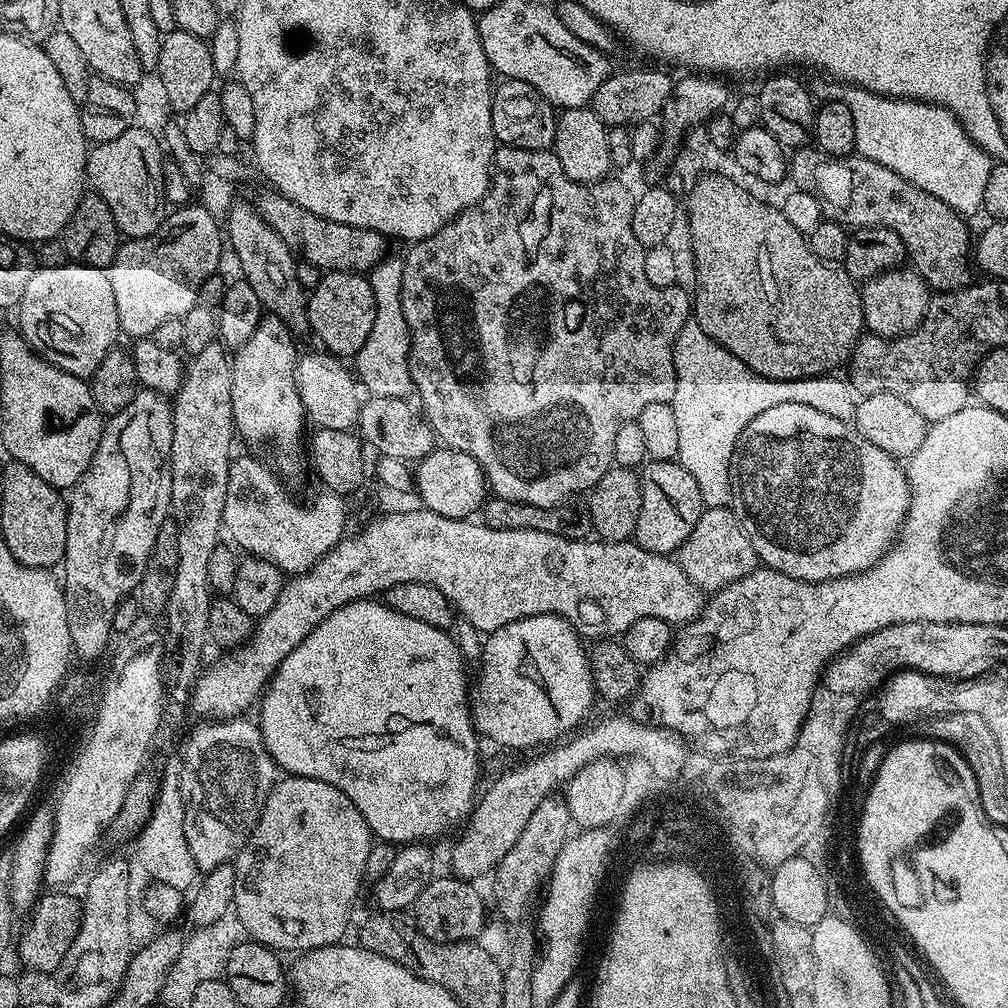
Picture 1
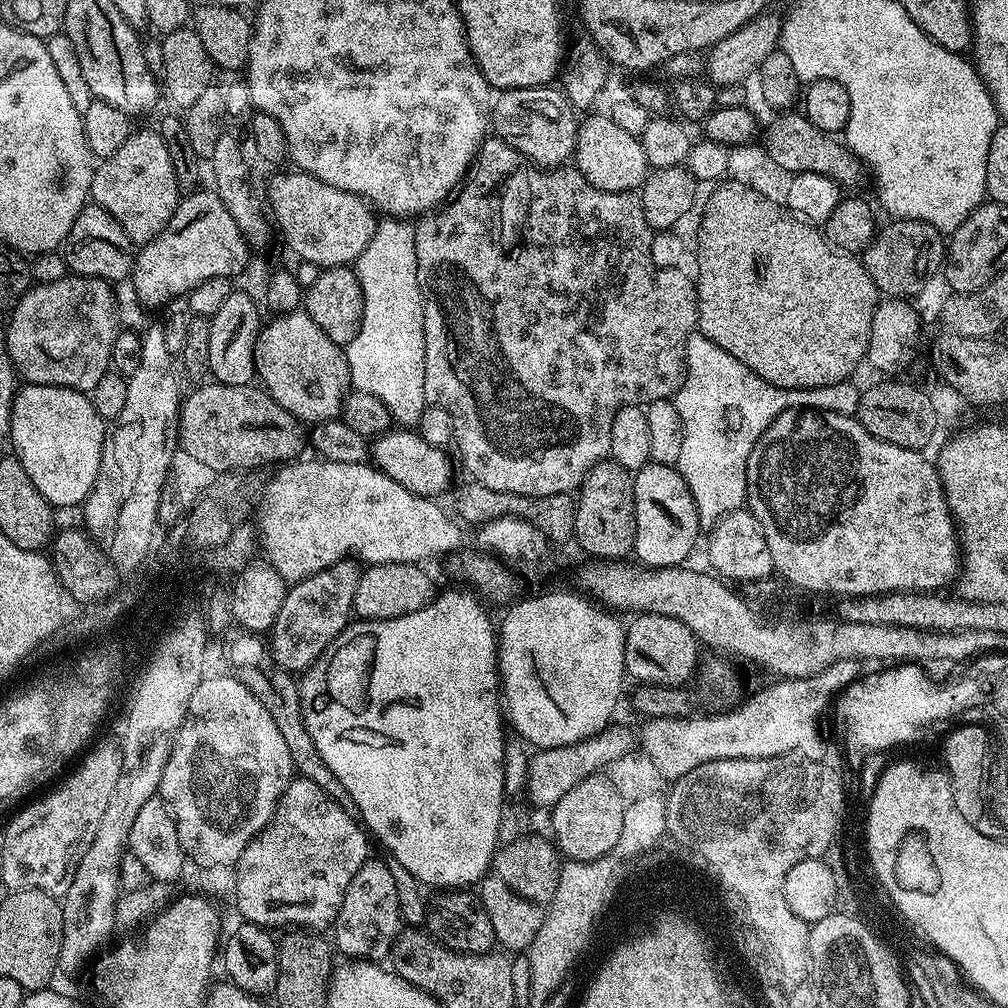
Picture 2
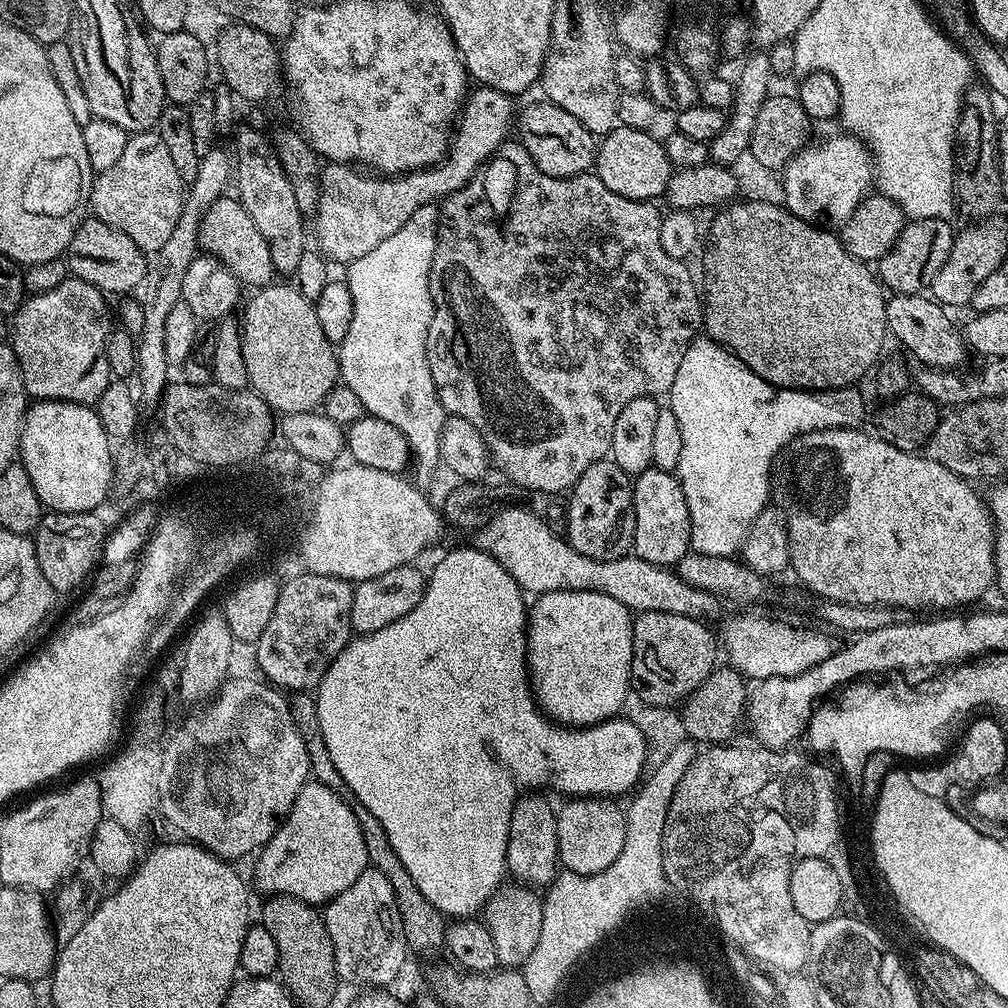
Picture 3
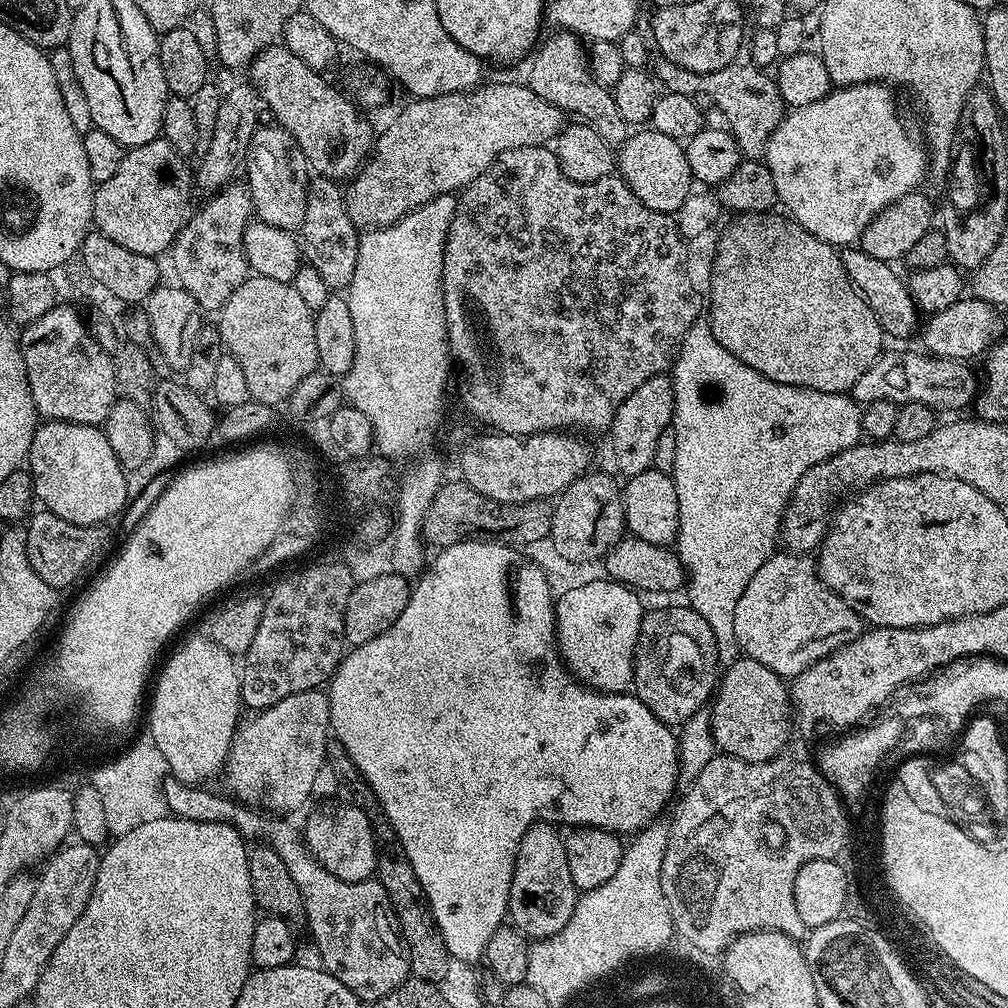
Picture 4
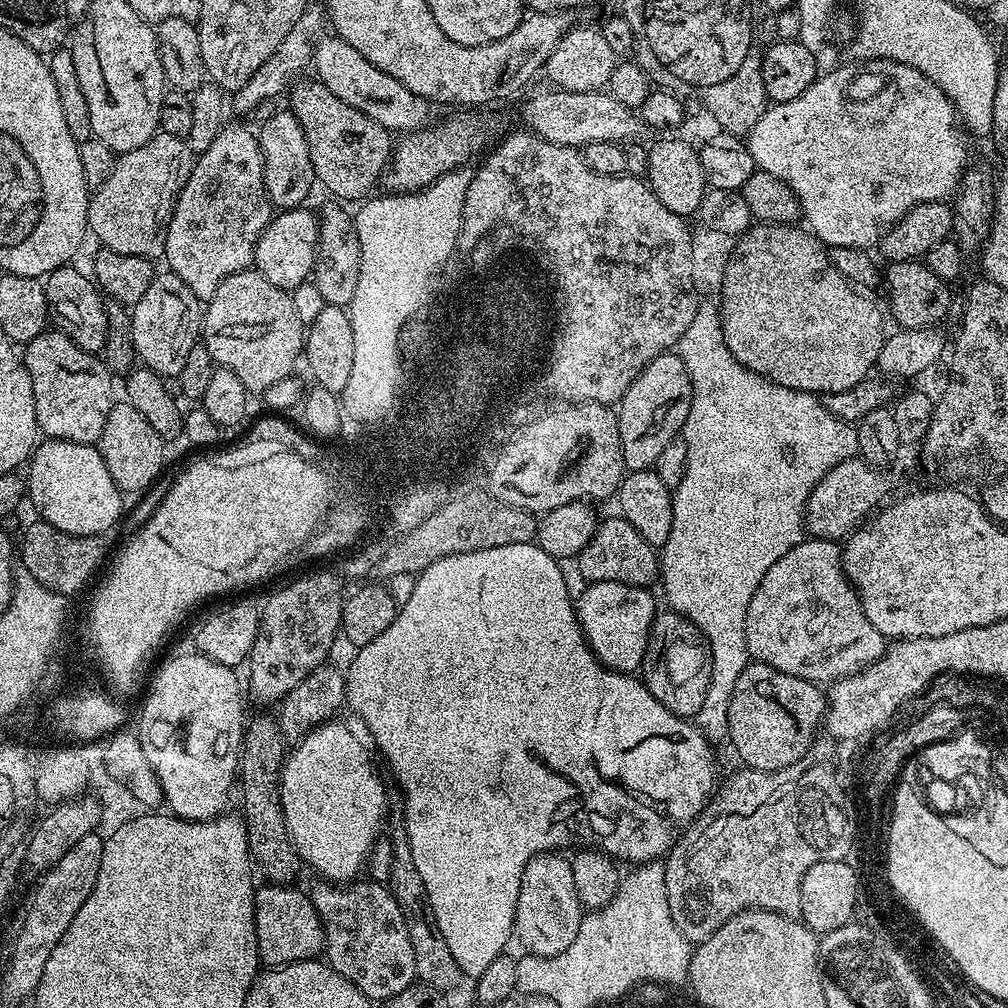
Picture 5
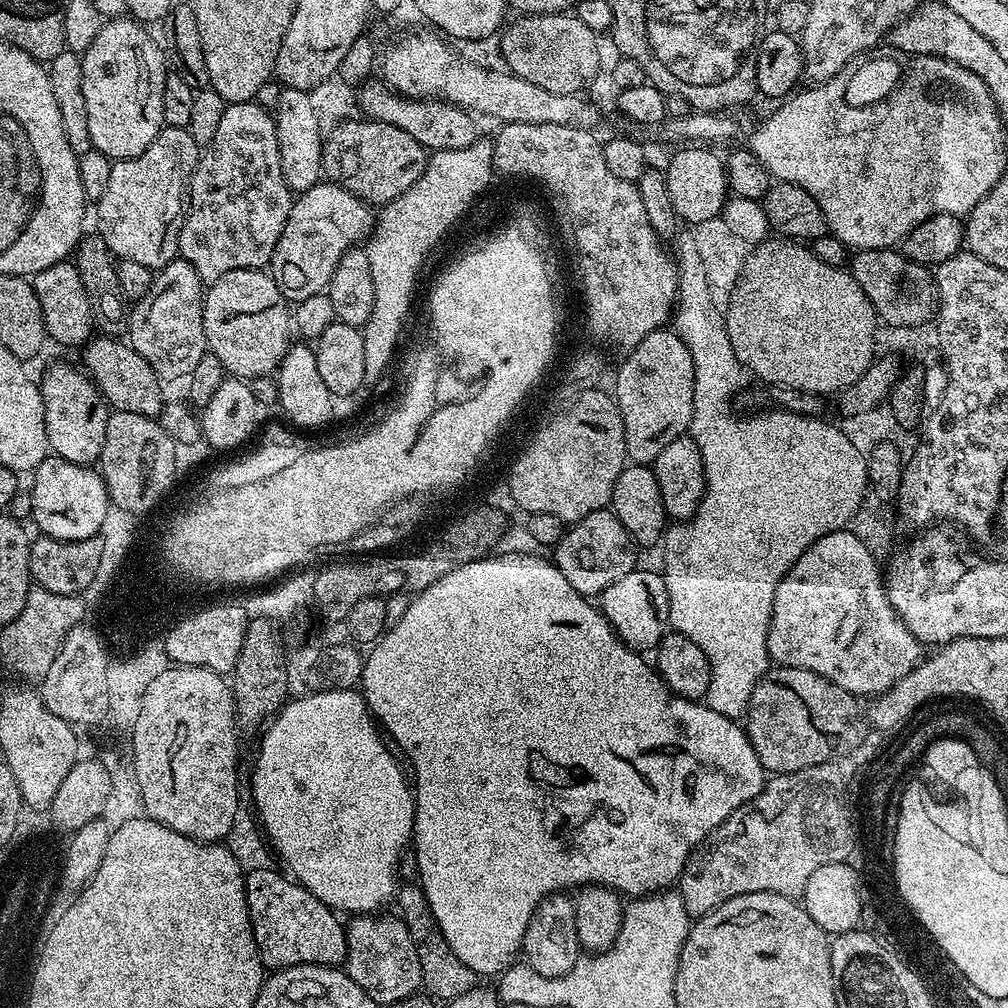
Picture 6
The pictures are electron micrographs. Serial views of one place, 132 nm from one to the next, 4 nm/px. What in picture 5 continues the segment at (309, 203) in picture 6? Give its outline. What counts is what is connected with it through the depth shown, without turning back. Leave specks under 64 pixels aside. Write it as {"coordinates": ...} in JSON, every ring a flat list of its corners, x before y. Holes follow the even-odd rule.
{"coordinates":[[301,206,277,211,256,243,255,271,261,272,266,282,274,282,274,286,285,290,305,284,316,266,320,221,315,211,307,212,306,209,307,207]]}

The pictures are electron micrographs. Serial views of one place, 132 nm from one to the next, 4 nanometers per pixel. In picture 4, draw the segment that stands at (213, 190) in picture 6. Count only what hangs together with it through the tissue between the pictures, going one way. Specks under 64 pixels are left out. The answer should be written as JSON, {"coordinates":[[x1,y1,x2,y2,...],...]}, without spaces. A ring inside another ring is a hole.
{"coordinates":[[240,182,211,193,205,200,208,201,189,215,187,224,176,235,170,257,176,271,175,283,186,289,205,313,215,313,250,275,244,249,244,227,253,219,254,213,248,189]]}

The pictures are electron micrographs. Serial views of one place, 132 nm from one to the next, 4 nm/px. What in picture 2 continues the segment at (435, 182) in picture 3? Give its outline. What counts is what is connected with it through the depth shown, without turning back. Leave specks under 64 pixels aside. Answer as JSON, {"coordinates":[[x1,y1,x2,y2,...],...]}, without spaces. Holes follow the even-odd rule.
{"coordinates":[[291,171,276,172,269,178,269,205,267,204,270,209,271,219,274,221,275,227,276,224,280,227,280,232,284,235,284,240,288,243,289,250,296,255,299,261,308,261,321,268,345,267,355,263,357,257,362,254,362,250,366,250,366,242,370,242,370,238,376,229,378,220,374,215,373,209,354,194,338,190,305,172]]}

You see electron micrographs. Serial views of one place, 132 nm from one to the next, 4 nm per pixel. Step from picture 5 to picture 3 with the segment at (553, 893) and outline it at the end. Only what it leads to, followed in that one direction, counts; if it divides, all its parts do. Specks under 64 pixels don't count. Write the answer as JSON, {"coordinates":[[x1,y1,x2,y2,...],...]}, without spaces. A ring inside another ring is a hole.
{"coordinates":[[524,794,517,800,510,814,510,834,506,846,507,871,513,881,532,890,544,890,558,875,557,809,551,808,540,794]]}

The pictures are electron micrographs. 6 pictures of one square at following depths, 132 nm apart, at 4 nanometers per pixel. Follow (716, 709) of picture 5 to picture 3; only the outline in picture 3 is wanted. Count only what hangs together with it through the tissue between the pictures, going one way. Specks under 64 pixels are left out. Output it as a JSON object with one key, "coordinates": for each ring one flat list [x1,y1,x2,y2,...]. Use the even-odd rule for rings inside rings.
{"coordinates":[[707,334,697,335,690,342,686,355,682,358,682,366,678,366,678,374,674,378,674,386,666,393,667,407,672,409,674,418,678,418,678,427,682,430,682,458,678,469,678,479,682,486,682,494,686,494,686,506,690,510,690,538,692,539,691,551,710,554,711,556,735,557,744,547,744,539,748,536,750,526,764,508,769,507,770,493,772,491,772,474,774,461,783,453,784,449,796,439,797,436,826,430,827,428,860,428,864,420,864,396,859,392,859,387,829,388,827,390,805,390,803,388,775,388,770,382,758,378,746,362,742,362,728,348,723,348,714,342]]}

